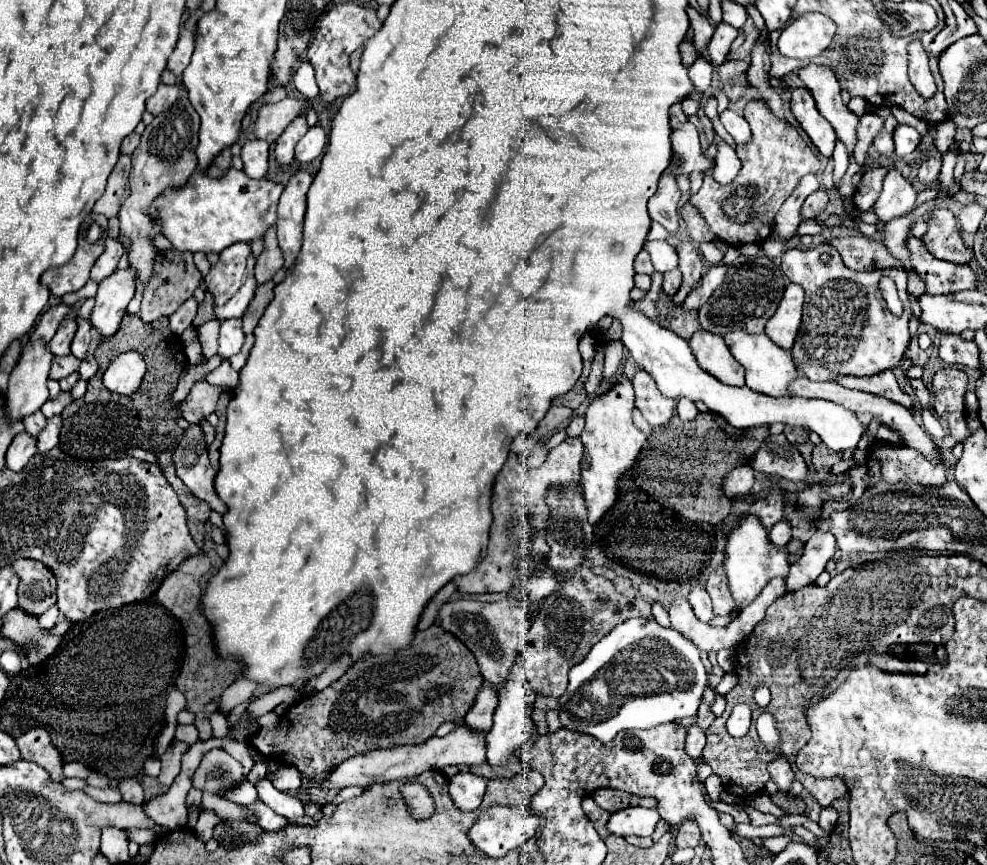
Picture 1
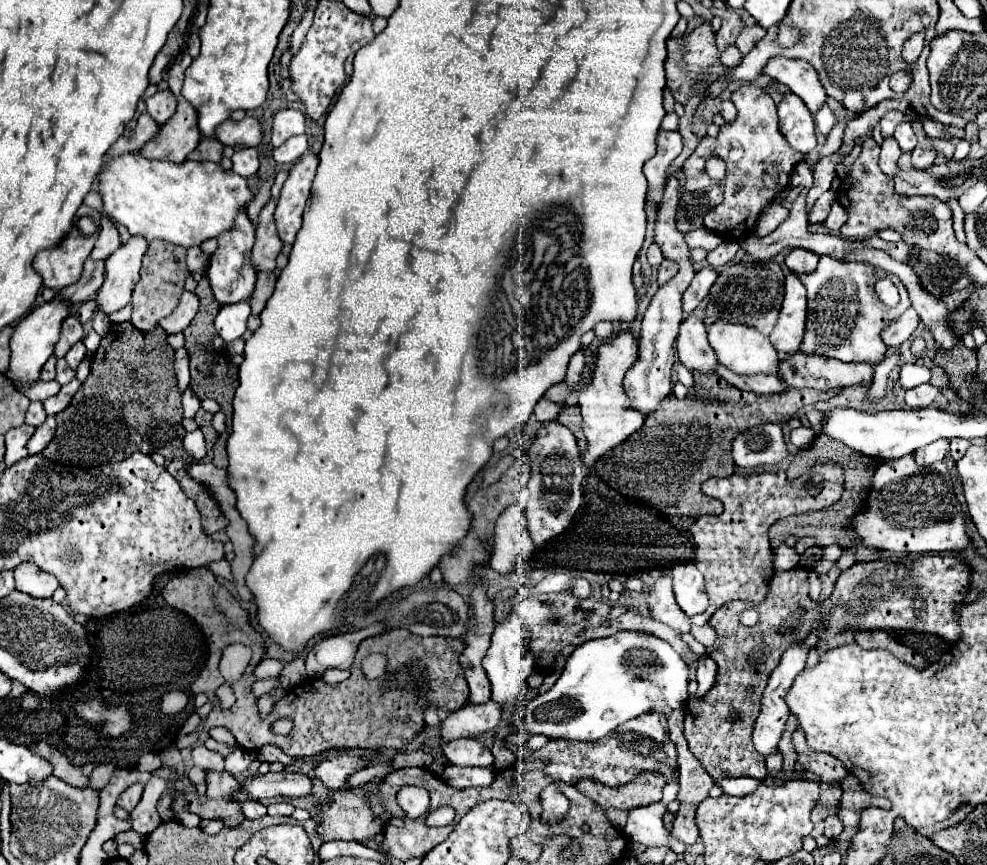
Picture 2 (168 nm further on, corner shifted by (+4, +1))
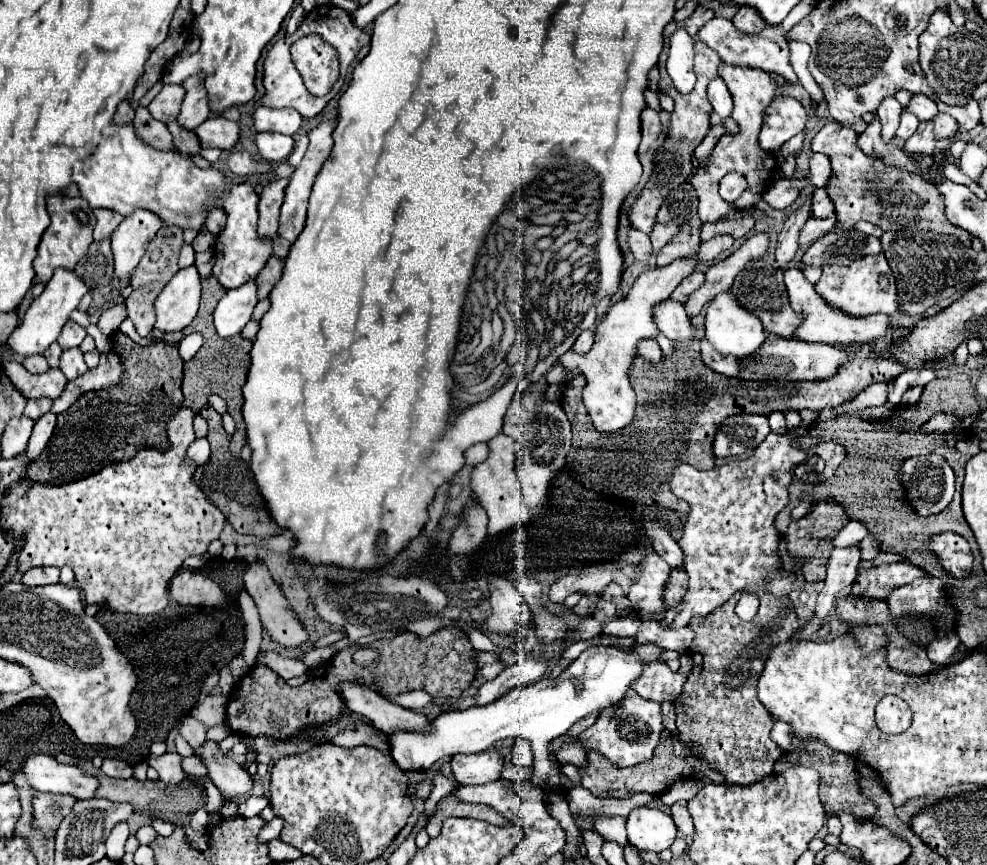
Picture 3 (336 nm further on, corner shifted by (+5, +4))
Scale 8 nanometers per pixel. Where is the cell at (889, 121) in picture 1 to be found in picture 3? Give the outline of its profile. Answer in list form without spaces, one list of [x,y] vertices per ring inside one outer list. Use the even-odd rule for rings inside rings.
[[[912,95],[906,111],[912,111],[920,121],[930,121],[938,113],[934,101],[928,99],[926,95]]]

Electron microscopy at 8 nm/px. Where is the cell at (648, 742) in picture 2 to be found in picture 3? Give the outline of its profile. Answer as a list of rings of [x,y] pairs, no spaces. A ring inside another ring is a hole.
[[[630,693],[624,699],[624,703],[620,703],[620,707],[614,707],[614,709],[600,713],[596,723],[590,729],[586,729],[578,739],[580,739],[580,743],[584,743],[586,751],[598,751],[600,755],[608,757],[616,767],[630,767],[632,763],[636,763],[636,757],[642,757],[642,755],[636,755],[636,749],[640,749],[640,751],[642,749],[648,749],[648,751],[654,749],[662,739],[662,731],[664,731],[664,725],[662,725],[662,719],[660,719],[660,703],[646,701],[640,695]]]

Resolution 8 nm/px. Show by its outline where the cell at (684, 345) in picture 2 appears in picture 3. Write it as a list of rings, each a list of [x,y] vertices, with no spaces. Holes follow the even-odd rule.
[[[672,299],[662,301],[656,307],[656,323],[658,329],[672,341],[672,343],[692,343],[698,341],[696,329],[684,311],[682,303],[676,303]]]

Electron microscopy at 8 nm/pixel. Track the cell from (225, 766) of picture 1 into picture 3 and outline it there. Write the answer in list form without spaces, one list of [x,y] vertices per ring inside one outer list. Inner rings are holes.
[[[186,717],[180,731],[184,733],[184,739],[188,741],[188,745],[190,745],[194,751],[200,749],[200,747],[206,743],[206,739],[204,739],[206,729],[204,729],[204,725],[198,723],[194,717]]]

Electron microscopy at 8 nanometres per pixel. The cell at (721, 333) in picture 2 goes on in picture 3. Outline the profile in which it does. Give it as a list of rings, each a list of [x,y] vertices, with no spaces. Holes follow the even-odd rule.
[[[720,293],[710,301],[710,305],[706,309],[706,339],[722,355],[732,355],[736,359],[744,359],[748,355],[754,355],[764,345],[766,335],[764,335],[764,329],[762,329],[762,323],[758,317],[754,317],[752,313],[742,309],[730,293]]]

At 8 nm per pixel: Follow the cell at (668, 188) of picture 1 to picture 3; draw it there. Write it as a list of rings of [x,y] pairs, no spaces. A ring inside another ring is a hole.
[[[650,107],[642,113],[642,143],[638,153],[644,155],[648,153],[648,149],[656,149],[662,143],[662,123],[656,111],[652,111]]]

